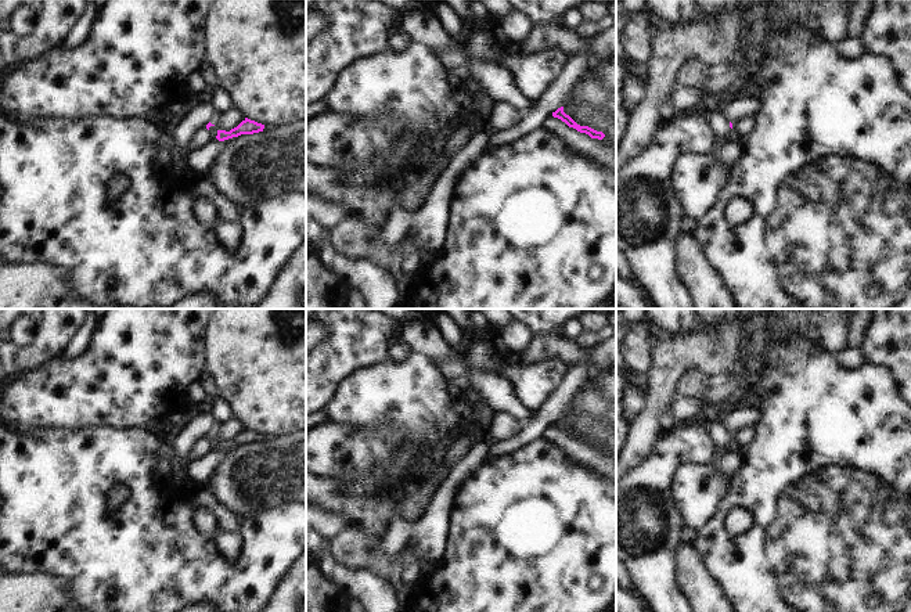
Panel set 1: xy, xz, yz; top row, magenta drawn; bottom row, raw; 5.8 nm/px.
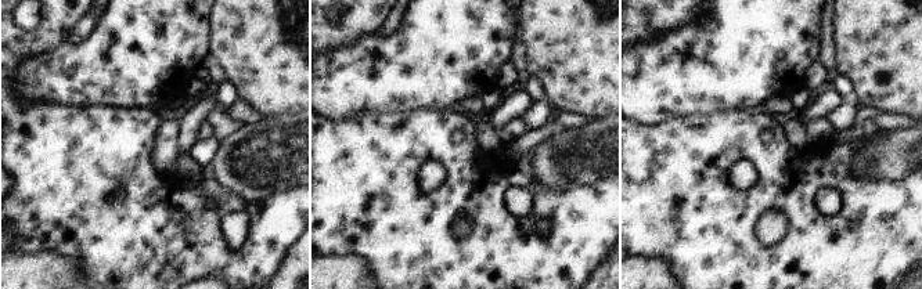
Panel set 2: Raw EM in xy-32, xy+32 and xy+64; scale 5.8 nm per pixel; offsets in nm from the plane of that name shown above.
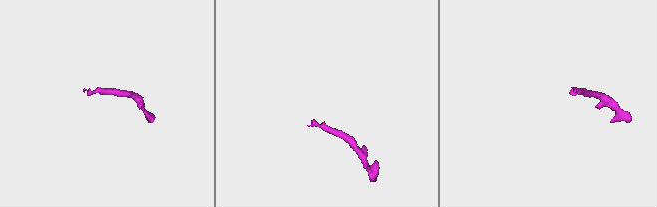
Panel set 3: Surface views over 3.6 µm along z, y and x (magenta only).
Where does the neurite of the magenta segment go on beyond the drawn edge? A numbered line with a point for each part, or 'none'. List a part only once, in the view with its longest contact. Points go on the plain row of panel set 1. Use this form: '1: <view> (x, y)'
1: xy (230, 429)

